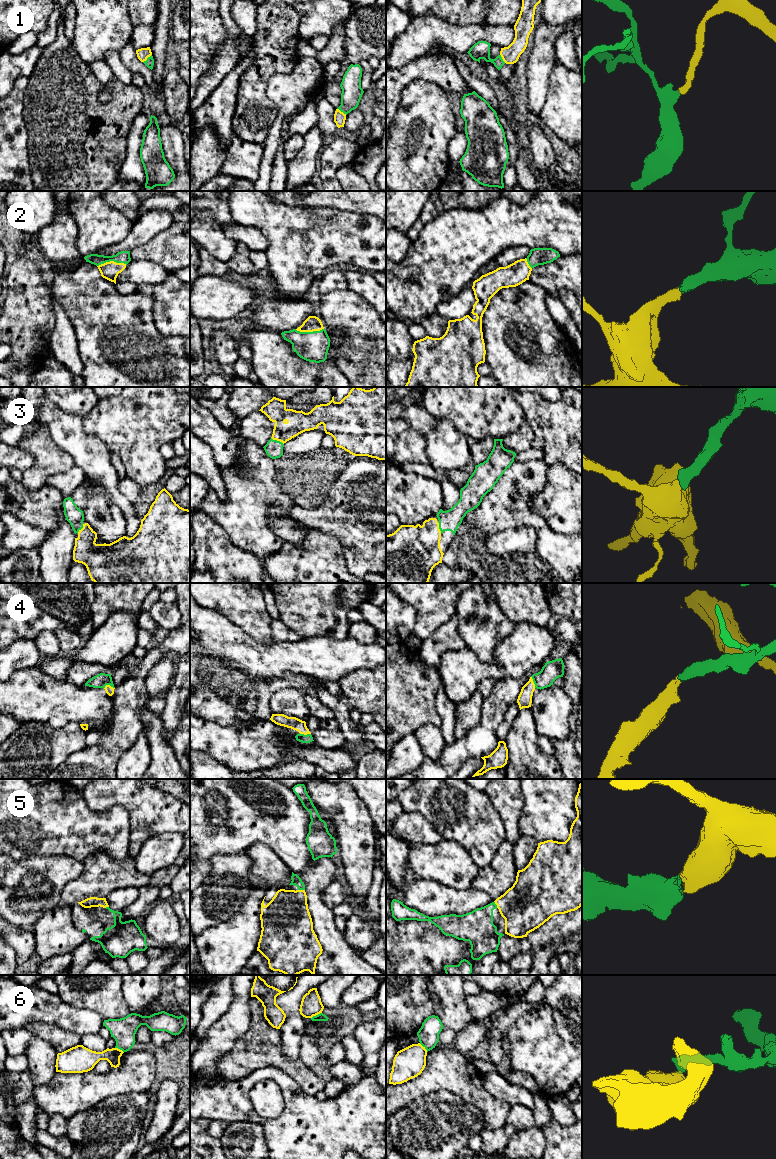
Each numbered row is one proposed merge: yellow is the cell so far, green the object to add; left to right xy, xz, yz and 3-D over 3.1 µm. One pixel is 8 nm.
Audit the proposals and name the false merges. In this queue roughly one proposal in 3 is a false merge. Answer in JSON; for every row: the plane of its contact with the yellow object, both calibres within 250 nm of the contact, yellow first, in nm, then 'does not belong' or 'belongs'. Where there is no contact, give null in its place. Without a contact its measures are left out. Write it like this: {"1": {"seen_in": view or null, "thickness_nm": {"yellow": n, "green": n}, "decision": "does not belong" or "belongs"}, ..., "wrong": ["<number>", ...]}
{"1": {"seen_in": "xy", "thickness_nm": {"yellow": 90, "green": 70}, "decision": "belongs"}, "2": {"seen_in": "xy", "thickness_nm": {"yellow": 140, "green": 100}, "decision": "belongs"}, "3": {"seen_in": "xz", "thickness_nm": {"yellow": 180, "green": 140}, "decision": "belongs"}, "4": {"seen_in": "xy", "thickness_nm": {"yellow": 70, "green": 110}, "decision": "belongs"}, "5": {"seen_in": "xz", "thickness_nm": {"yellow": 380, "green": 80}, "decision": "belongs"}, "6": {"seen_in": "xz", "thickness_nm": {"yellow": 170, "green": 60}, "decision": "does not belong"}, "wrong": ["6"]}

